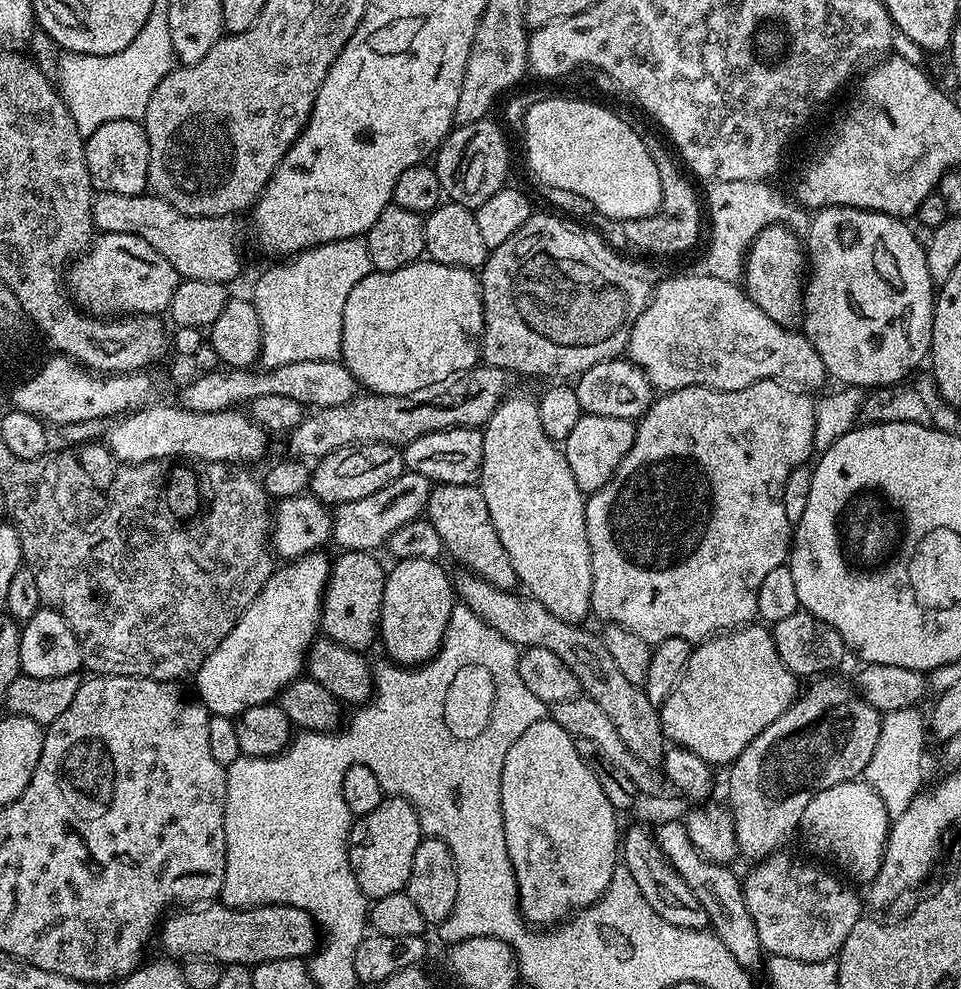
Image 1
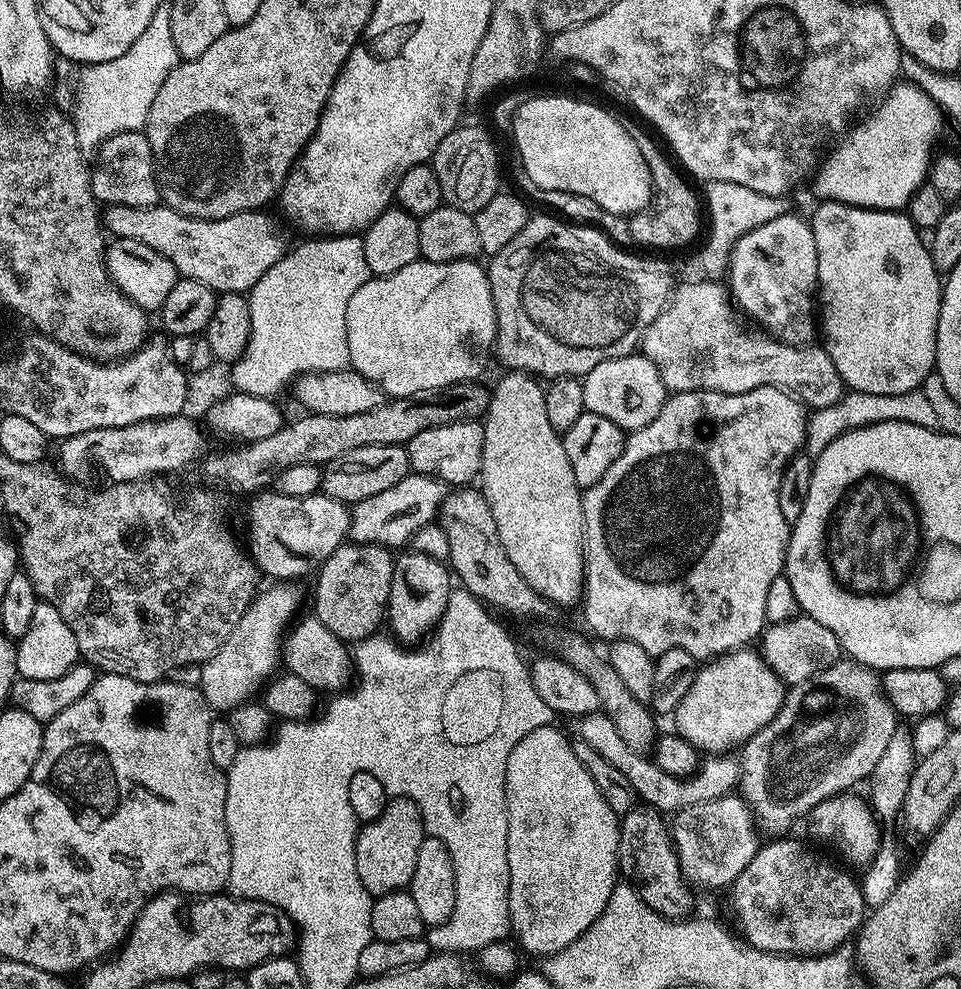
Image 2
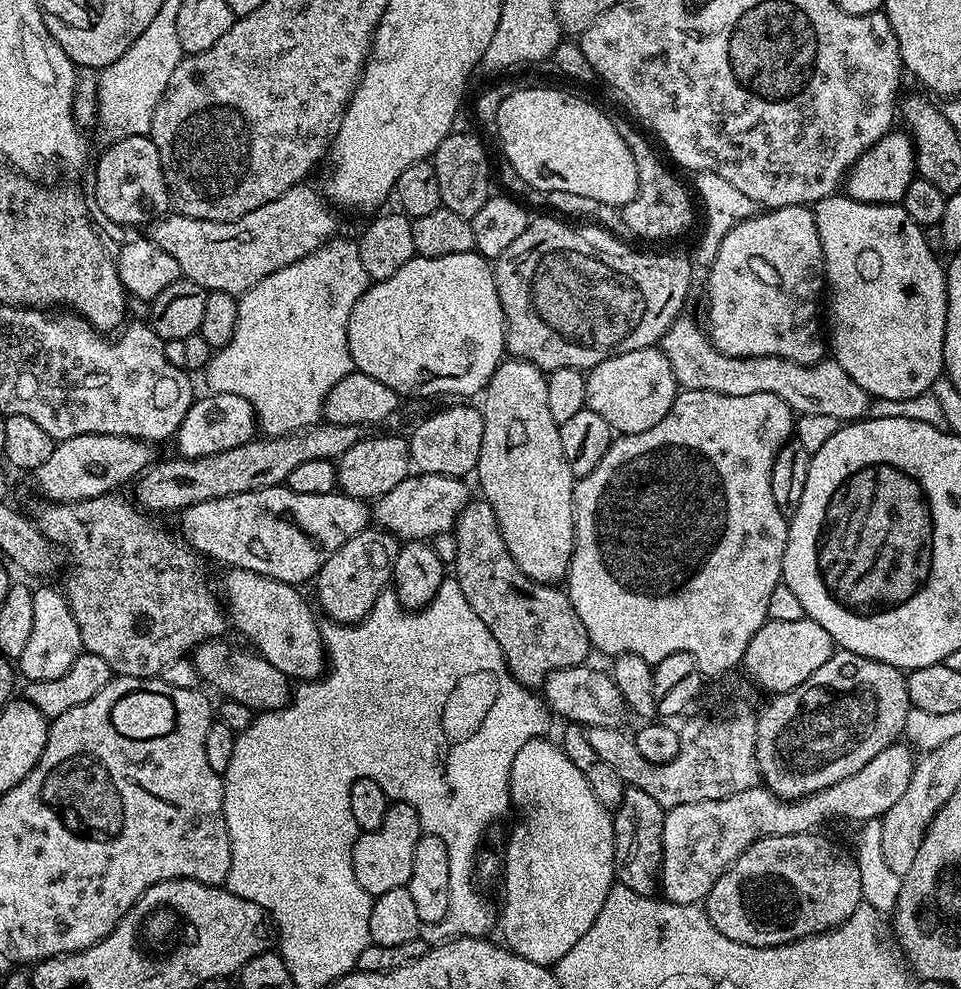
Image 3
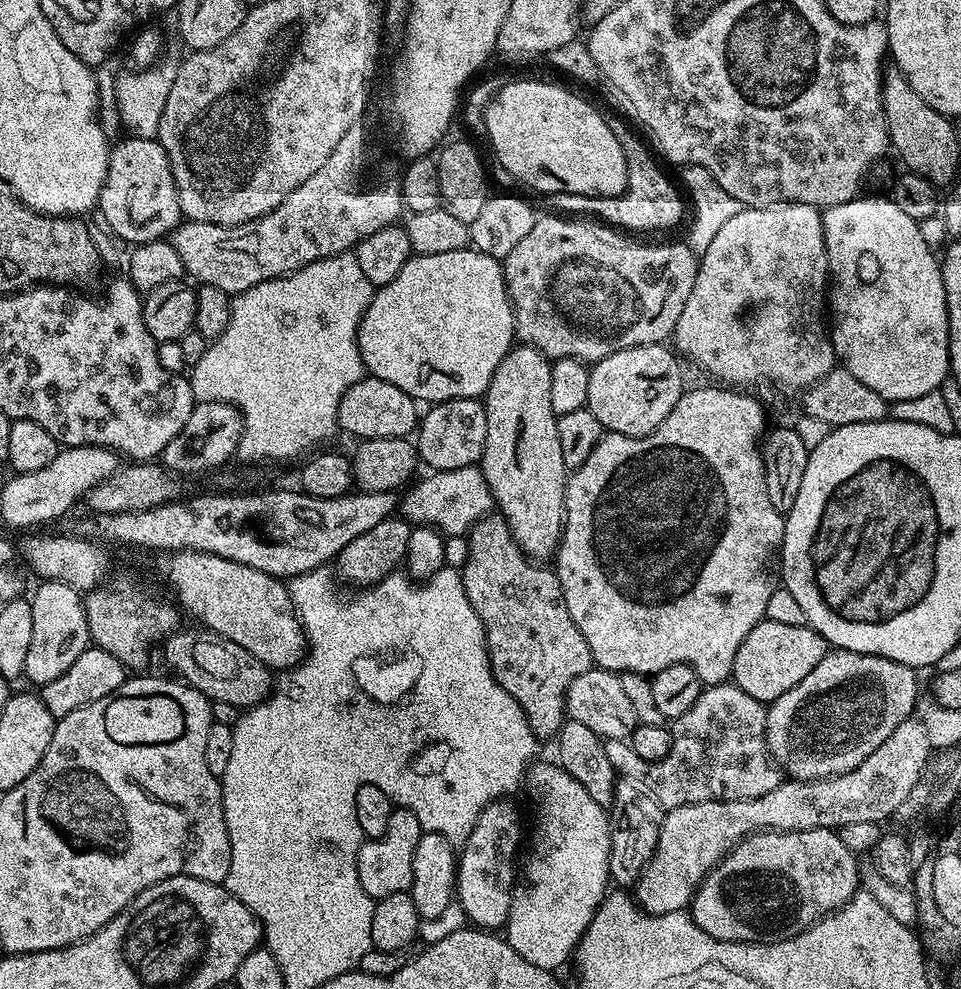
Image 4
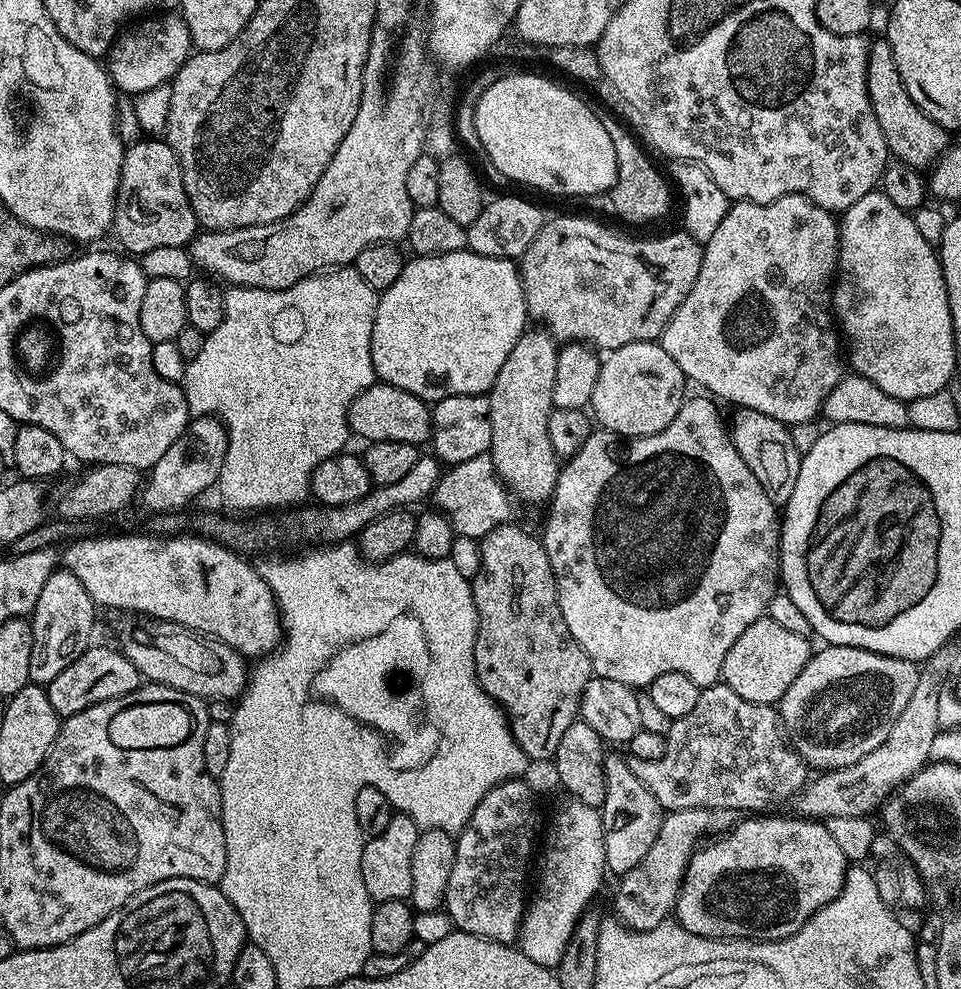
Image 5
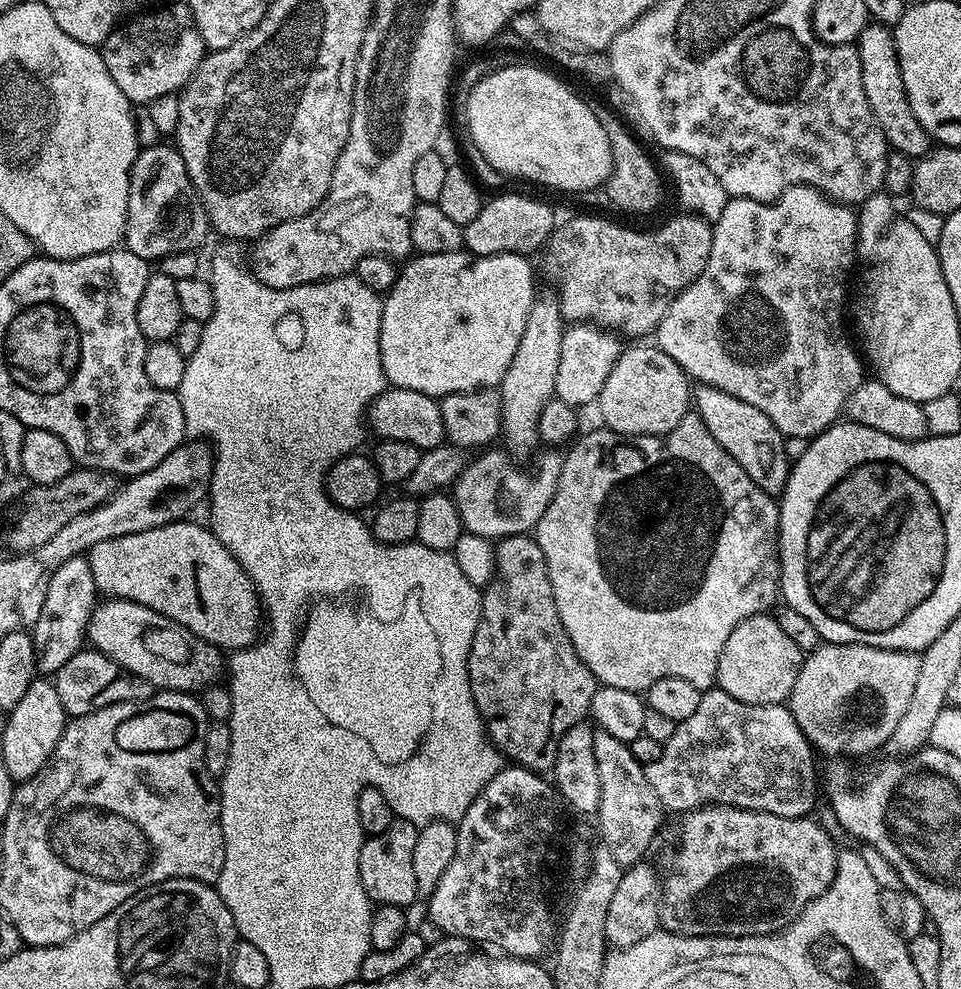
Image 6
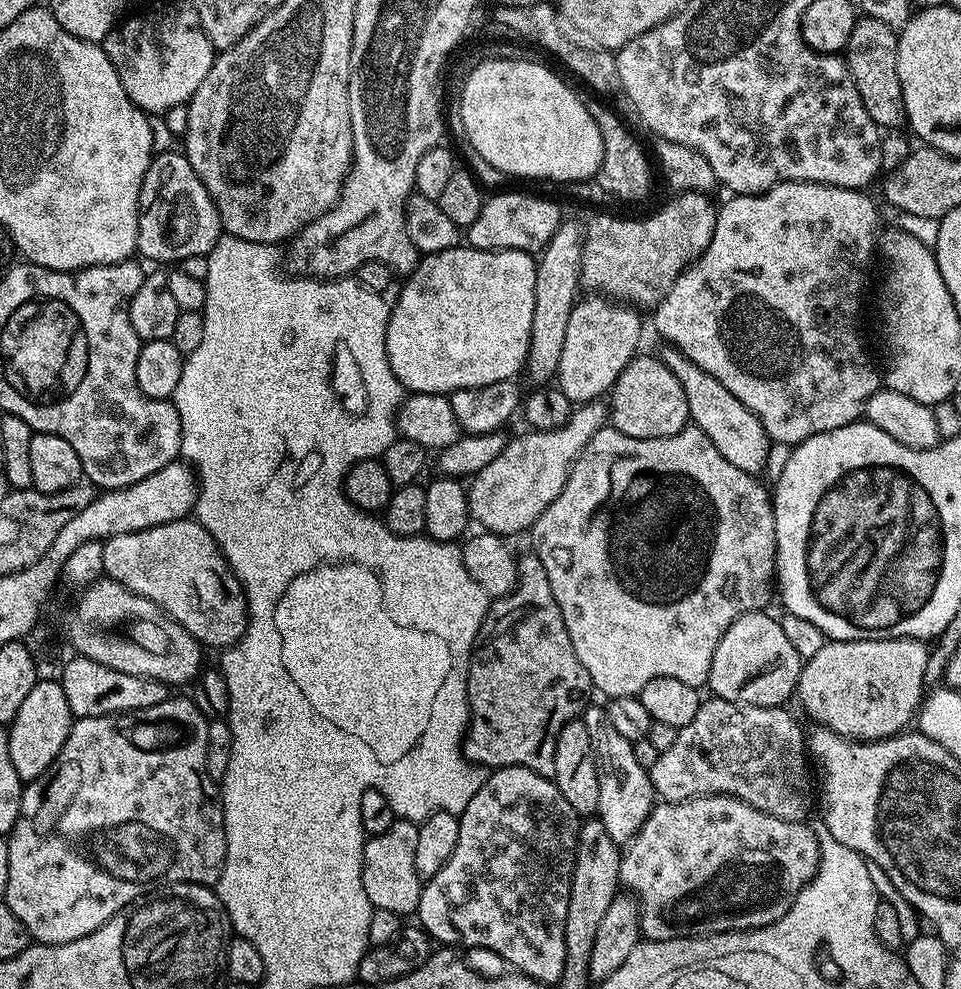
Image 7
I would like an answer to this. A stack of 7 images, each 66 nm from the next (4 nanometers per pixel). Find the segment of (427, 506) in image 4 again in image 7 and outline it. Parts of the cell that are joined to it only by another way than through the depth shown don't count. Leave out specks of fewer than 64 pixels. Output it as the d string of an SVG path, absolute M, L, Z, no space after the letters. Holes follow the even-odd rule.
M600 402L579 405L563 426L549 432L524 430L521 436L512 436L498 458L487 463L479 473L471 477L467 485L469 517L475 523L477 520L483 531L495 532L505 538L512 538L515 532L527 533L532 523L542 514L542 510L546 510L546 506L550 506L550 502L554 502L554 498L562 494L562 486L566 486L566 478L570 474L572 464L580 456L586 442L590 442L590 438L594 438L594 434L598 434L598 430L605 427L610 412L602 405Z

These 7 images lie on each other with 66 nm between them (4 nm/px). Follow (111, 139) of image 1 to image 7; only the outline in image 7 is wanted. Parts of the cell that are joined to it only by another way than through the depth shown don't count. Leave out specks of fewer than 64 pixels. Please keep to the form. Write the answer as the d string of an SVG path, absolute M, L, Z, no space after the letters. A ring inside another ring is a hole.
M180 150L157 151L142 178L136 252L148 260L161 260L171 265L186 258L207 256L221 235L218 210L206 186L202 186L202 178L194 174L194 166L190 166L188 157Z

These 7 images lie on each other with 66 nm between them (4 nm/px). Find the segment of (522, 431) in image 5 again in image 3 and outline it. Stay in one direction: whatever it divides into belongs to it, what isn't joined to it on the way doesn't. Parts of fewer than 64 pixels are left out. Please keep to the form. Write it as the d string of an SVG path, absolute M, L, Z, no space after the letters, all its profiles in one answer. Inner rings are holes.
M505 358L494 370L487 388L482 393L482 450L478 454L475 479L480 479L482 498L494 510L498 518L498 530L502 530L502 542L510 550L510 558L518 562L518 570L538 584L559 585L567 577L576 519L572 509L574 477L566 454L562 454L560 426L550 415L546 395L548 377L538 366L528 360Z

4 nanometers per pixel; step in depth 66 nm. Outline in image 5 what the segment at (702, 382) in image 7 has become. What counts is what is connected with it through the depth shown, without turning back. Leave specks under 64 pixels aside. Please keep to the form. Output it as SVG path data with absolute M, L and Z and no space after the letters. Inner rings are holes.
M736 408L730 416L730 439L738 450L742 462L750 466L754 478L758 478L758 486L766 490L766 498L777 506L790 502L790 494L794 494L794 486L798 483L798 470L802 453L791 437L792 429L787 424L778 422L758 410Z

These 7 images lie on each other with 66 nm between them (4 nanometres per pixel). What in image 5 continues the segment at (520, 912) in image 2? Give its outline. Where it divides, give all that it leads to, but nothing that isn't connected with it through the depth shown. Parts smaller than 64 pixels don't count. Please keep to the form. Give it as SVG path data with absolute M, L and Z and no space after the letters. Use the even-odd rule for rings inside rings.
M569 799L569 804L556 816L552 824L552 837L549 838L548 848L544 852L544 869L540 872L540 889L536 897L527 901L524 910L524 920L520 924L518 947L520 951L530 958L530 962L538 962L538 966L546 966L555 969L556 963L562 958L562 950L570 940L570 934L574 934L574 926L581 916L593 907L592 898L600 888L600 882L606 875L604 858L604 827L598 808L586 806L580 800Z

